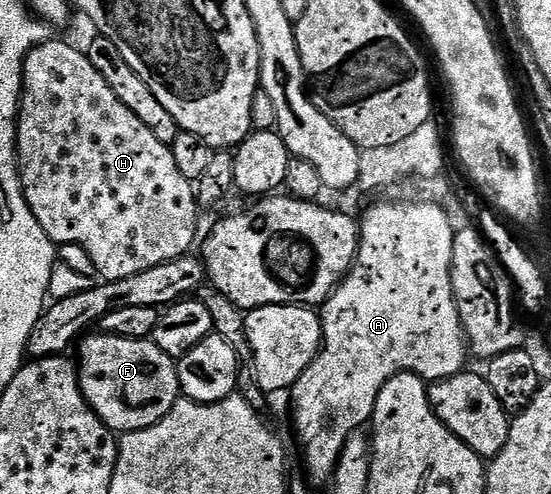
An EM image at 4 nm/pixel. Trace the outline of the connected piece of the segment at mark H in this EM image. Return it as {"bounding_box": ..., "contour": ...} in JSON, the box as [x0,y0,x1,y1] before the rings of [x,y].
{"bounding_box":[18,39,198,281],"contour":[[[51,39],[43,45],[38,45],[26,56],[24,71],[22,72],[22,107],[18,110],[18,177],[22,180],[24,199],[36,215],[36,223],[44,227],[48,239],[55,246],[79,245],[92,255],[94,272],[102,281],[119,281],[128,279],[128,275],[136,275],[140,271],[148,271],[160,263],[168,263],[177,257],[185,257],[194,245],[194,236],[198,233],[198,195],[195,186],[184,175],[180,175],[180,167],[176,167],[176,159],[172,159],[170,146],[160,143],[120,99],[116,99],[116,91],[104,83],[104,75],[92,67],[89,57],[81,48],[69,45],[66,41]]]}

